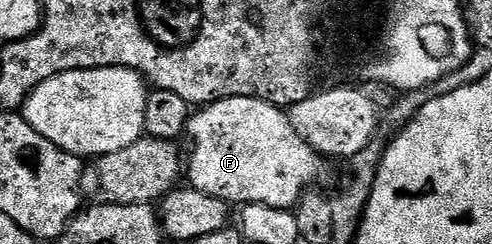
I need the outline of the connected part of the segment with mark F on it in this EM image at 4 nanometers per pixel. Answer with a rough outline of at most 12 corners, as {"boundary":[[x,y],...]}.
{"boundary":[[240,96],[191,113],[189,185],[288,210],[323,155],[283,107]]}

